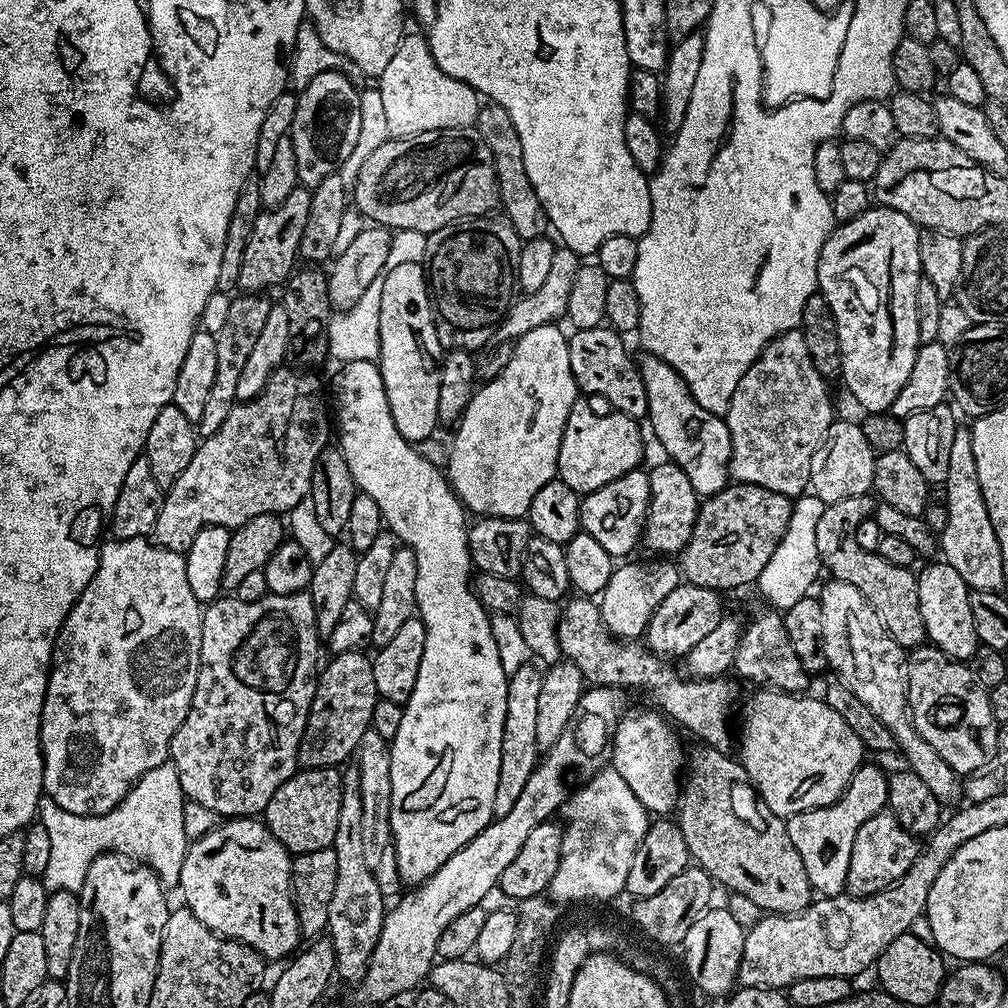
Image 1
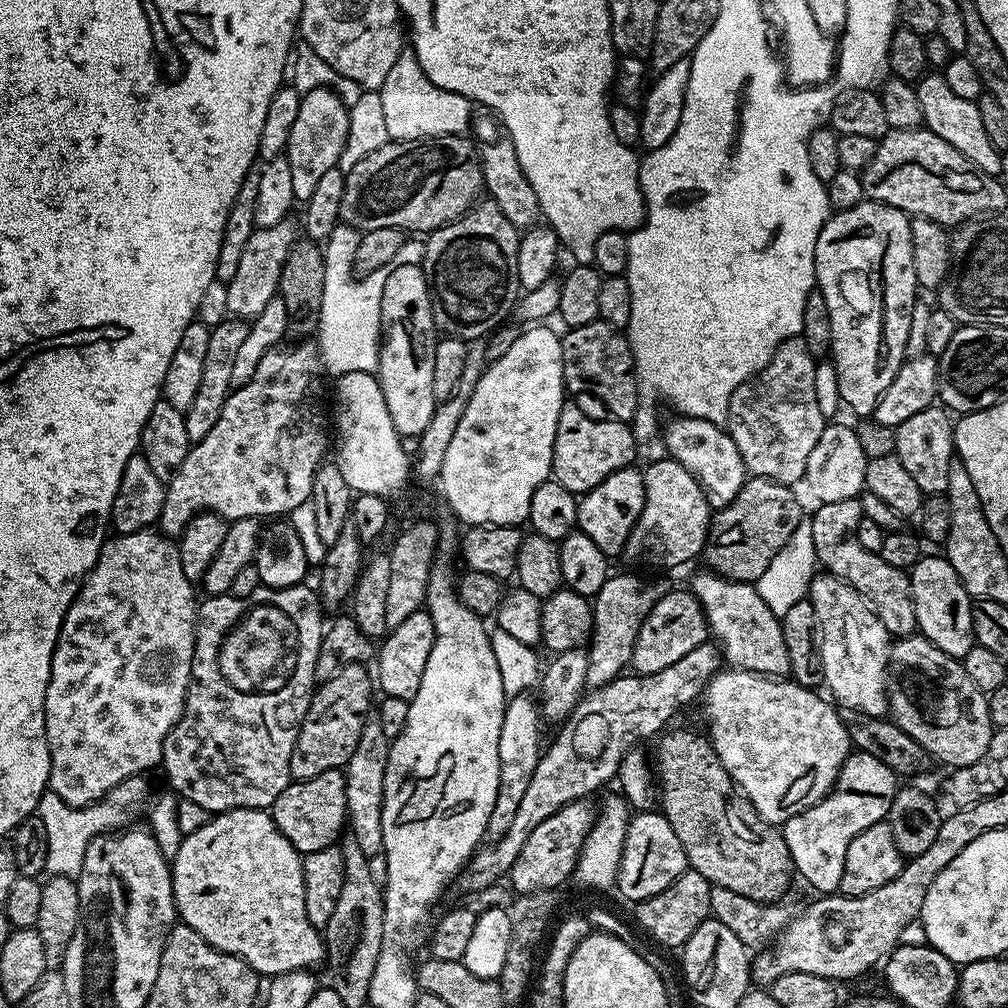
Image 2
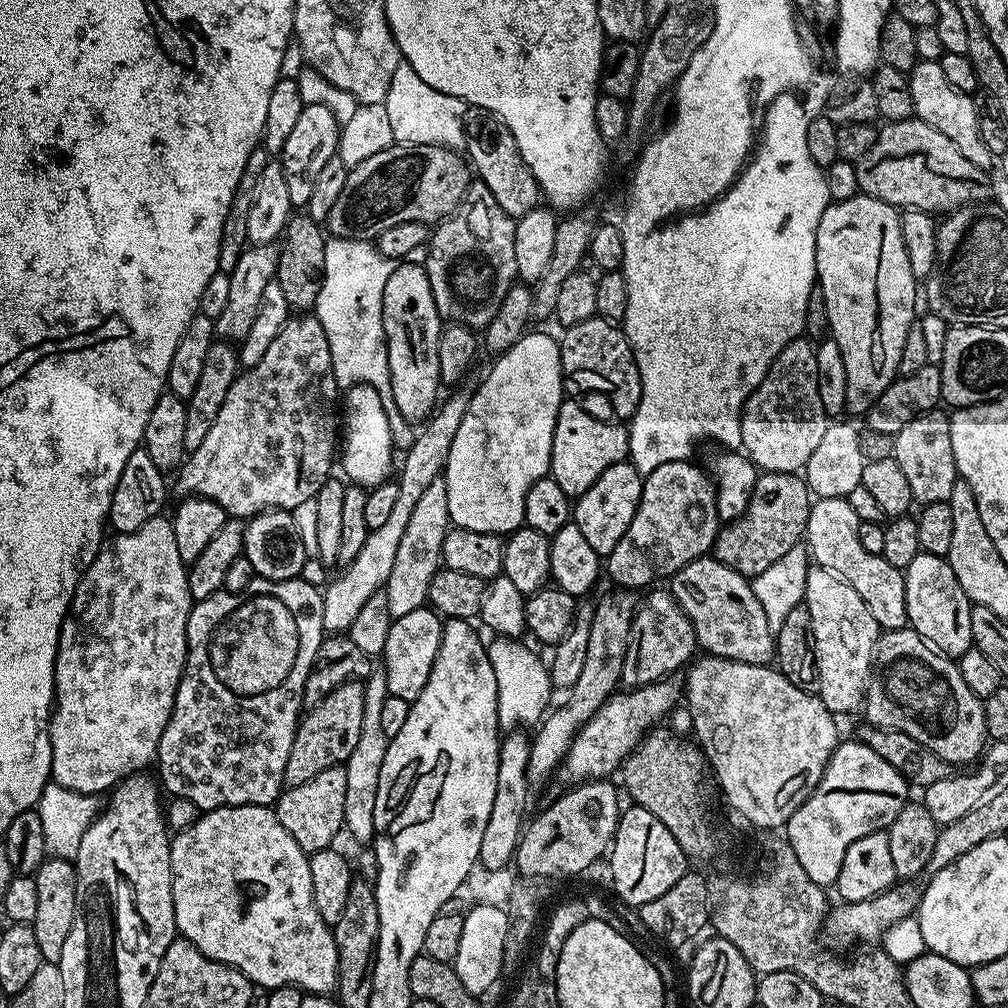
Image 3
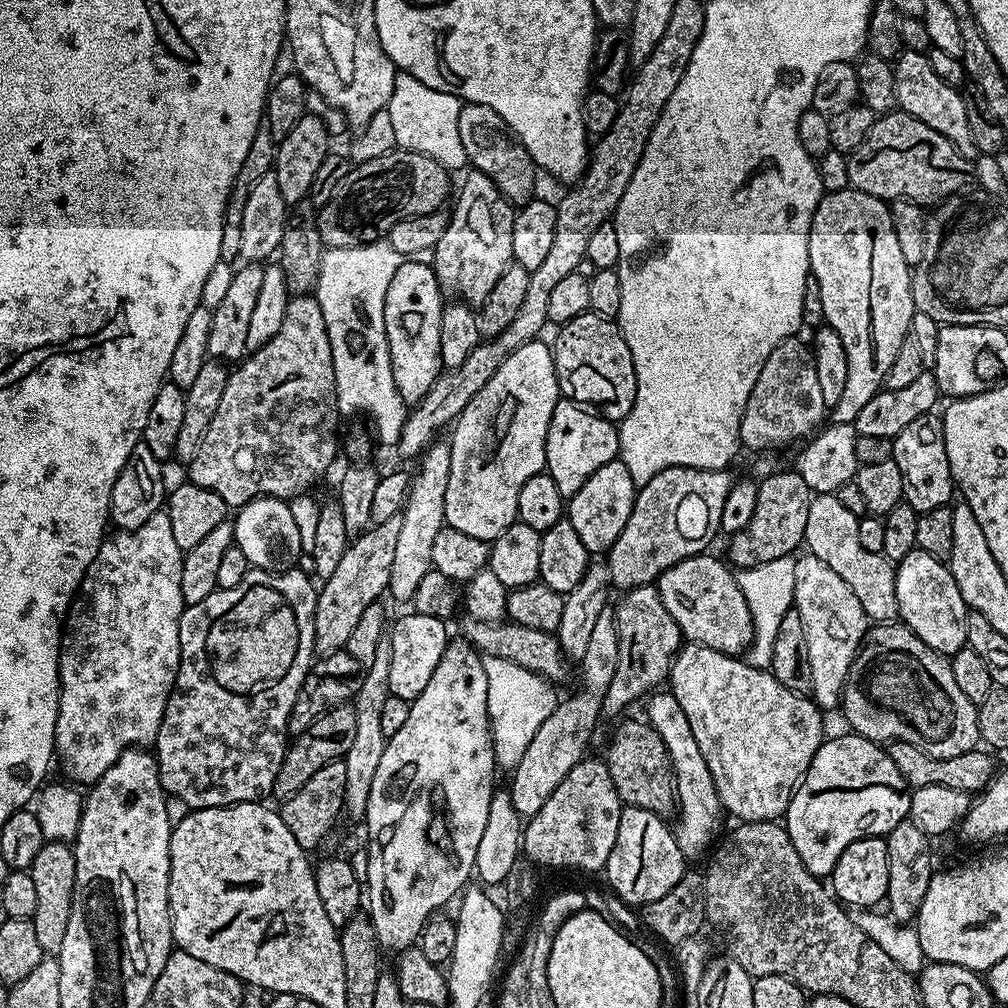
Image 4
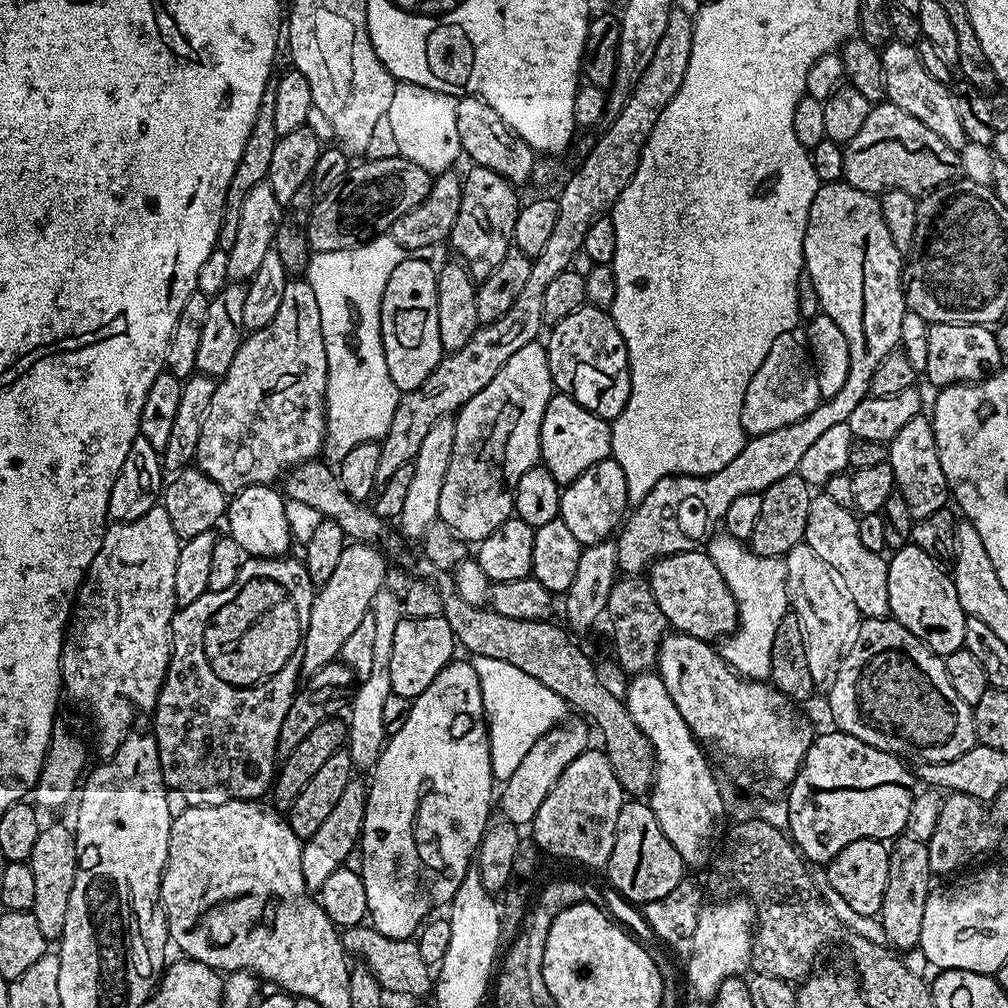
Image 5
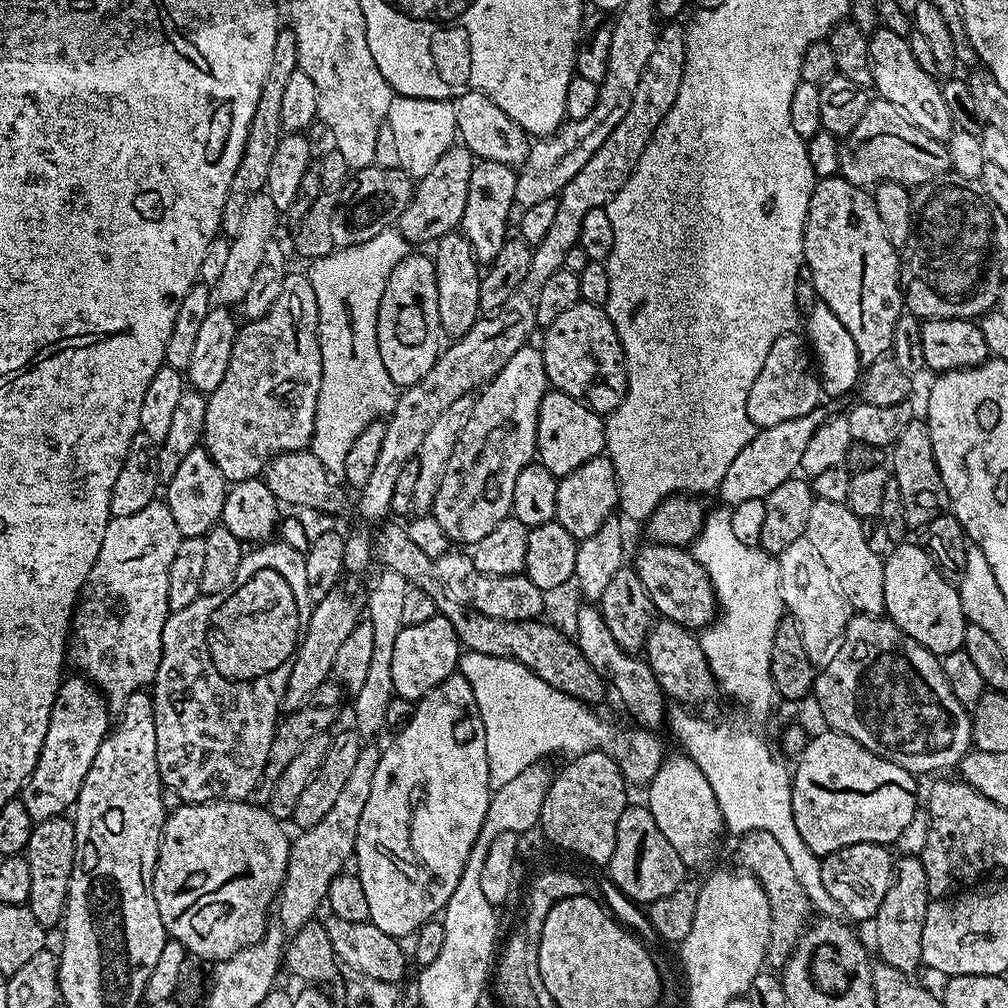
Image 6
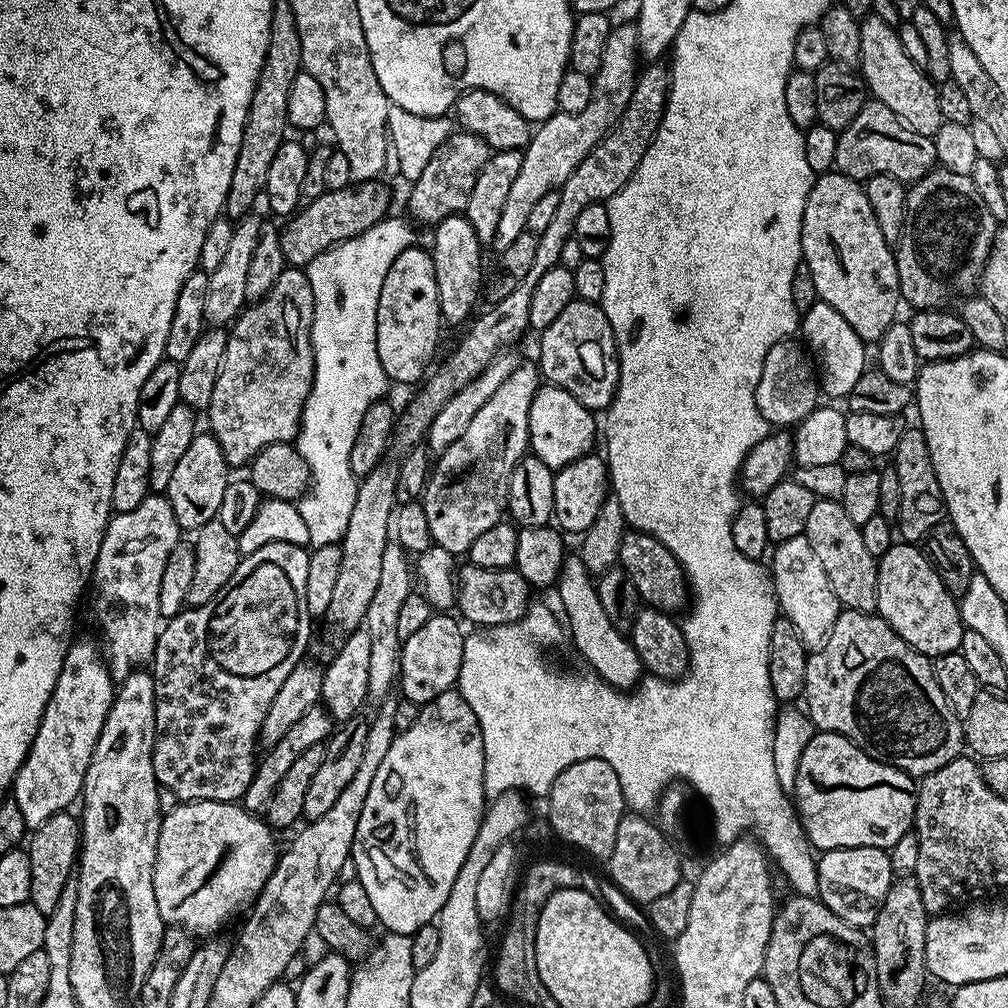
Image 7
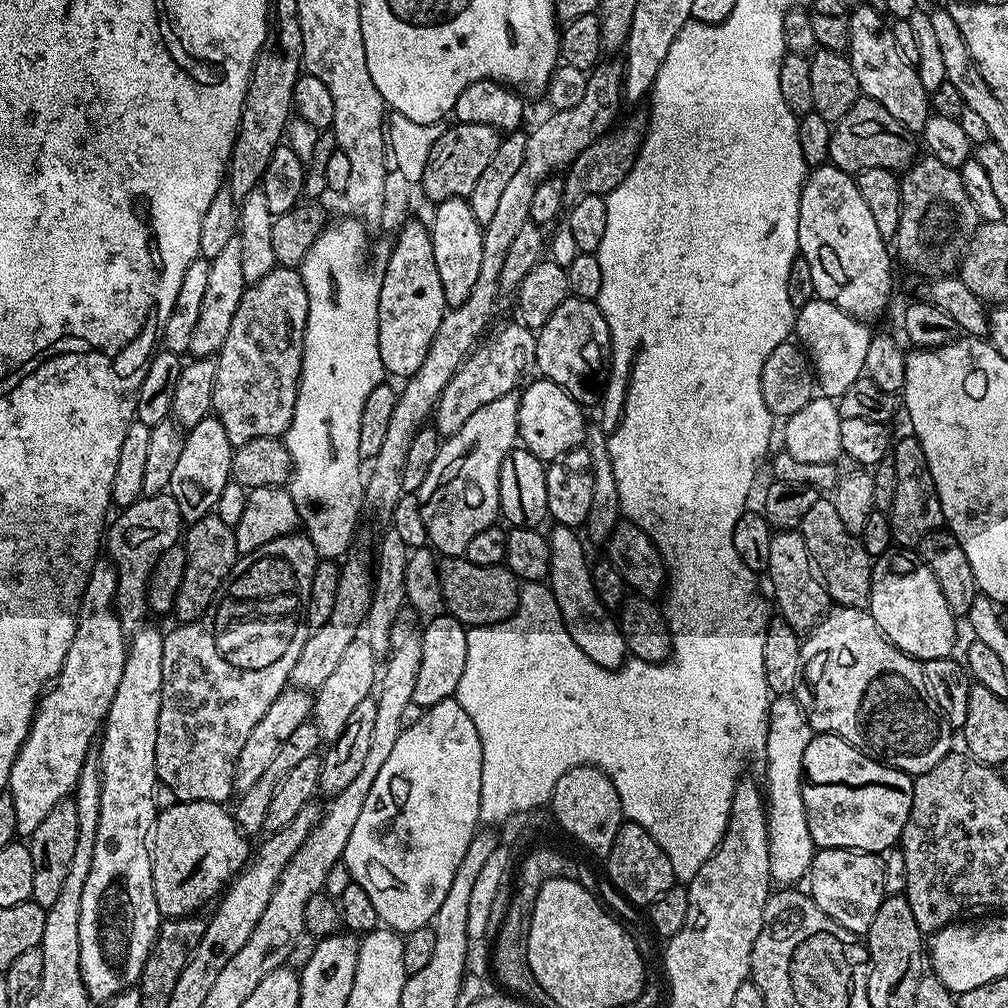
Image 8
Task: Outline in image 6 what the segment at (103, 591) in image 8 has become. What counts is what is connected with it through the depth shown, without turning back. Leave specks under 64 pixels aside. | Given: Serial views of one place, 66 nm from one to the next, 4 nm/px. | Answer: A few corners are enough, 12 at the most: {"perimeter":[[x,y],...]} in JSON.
{"perimeter":[[83,675],[61,683],[22,789],[33,822],[64,816],[112,718]]}

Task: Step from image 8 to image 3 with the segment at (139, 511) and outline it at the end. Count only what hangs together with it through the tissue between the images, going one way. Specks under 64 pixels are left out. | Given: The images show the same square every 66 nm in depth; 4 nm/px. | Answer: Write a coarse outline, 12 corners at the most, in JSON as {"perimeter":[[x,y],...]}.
{"perimeter":[[161,514],[101,544],[64,615],[51,779],[155,761],[188,653]]}

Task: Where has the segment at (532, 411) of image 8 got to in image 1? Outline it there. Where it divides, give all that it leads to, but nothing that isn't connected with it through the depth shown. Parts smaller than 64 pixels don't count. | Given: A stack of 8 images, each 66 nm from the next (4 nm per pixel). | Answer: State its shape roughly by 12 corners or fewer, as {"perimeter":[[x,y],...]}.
{"perimeter":[[578,398],[556,474],[587,494],[641,467],[630,416]]}

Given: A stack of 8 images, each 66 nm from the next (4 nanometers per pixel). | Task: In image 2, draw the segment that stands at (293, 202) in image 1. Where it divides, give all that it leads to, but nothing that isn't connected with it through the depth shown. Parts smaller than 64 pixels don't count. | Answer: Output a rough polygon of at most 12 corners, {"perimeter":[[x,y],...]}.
{"perimeter":[[289,218],[250,234],[227,285],[233,317],[278,295],[298,239]]}

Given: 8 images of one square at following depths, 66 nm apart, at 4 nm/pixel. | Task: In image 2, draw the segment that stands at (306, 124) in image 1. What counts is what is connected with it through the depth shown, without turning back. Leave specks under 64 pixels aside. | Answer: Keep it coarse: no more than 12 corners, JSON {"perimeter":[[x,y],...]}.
{"perimeter":[[327,86],[301,95],[286,149],[297,201],[346,146],[349,107]]}

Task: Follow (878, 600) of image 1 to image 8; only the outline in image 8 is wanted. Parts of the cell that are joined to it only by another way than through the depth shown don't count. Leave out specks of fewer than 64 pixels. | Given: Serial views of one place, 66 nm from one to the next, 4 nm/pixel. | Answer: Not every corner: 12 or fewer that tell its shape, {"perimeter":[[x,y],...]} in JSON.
{"perimeter":[[817,498],[798,531],[829,597],[870,598],[874,560]]}

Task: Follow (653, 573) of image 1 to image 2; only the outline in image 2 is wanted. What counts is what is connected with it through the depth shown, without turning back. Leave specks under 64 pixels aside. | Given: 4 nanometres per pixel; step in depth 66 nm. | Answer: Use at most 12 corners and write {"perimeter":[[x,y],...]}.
{"perimeter":[[609,575],[591,601],[586,684],[632,663],[638,630],[662,595]]}

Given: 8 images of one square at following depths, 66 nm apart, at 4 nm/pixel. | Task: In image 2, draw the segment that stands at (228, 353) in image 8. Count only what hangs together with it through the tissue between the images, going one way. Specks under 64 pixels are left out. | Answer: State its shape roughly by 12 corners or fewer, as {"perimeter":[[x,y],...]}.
{"perimeter":[[277,346],[164,490],[199,512],[280,518],[325,463],[326,369]]}

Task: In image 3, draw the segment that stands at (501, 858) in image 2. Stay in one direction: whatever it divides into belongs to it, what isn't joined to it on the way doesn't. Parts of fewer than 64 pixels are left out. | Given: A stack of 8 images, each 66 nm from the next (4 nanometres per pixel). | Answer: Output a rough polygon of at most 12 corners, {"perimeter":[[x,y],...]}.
{"perimeter":[[665,678],[620,690],[578,730],[554,773],[611,777],[681,700]]}

